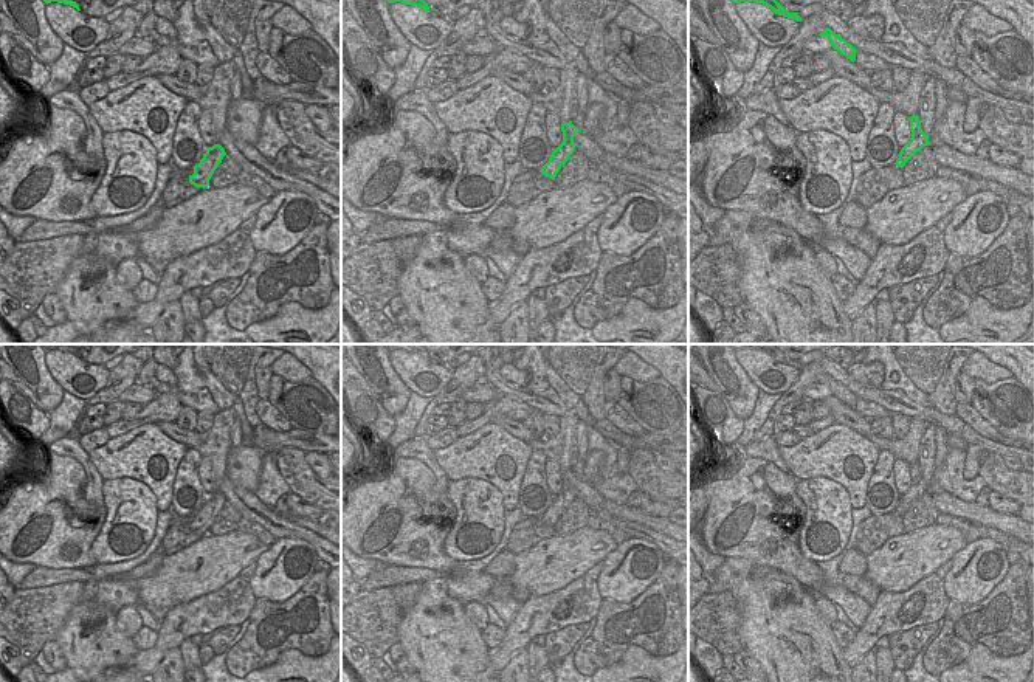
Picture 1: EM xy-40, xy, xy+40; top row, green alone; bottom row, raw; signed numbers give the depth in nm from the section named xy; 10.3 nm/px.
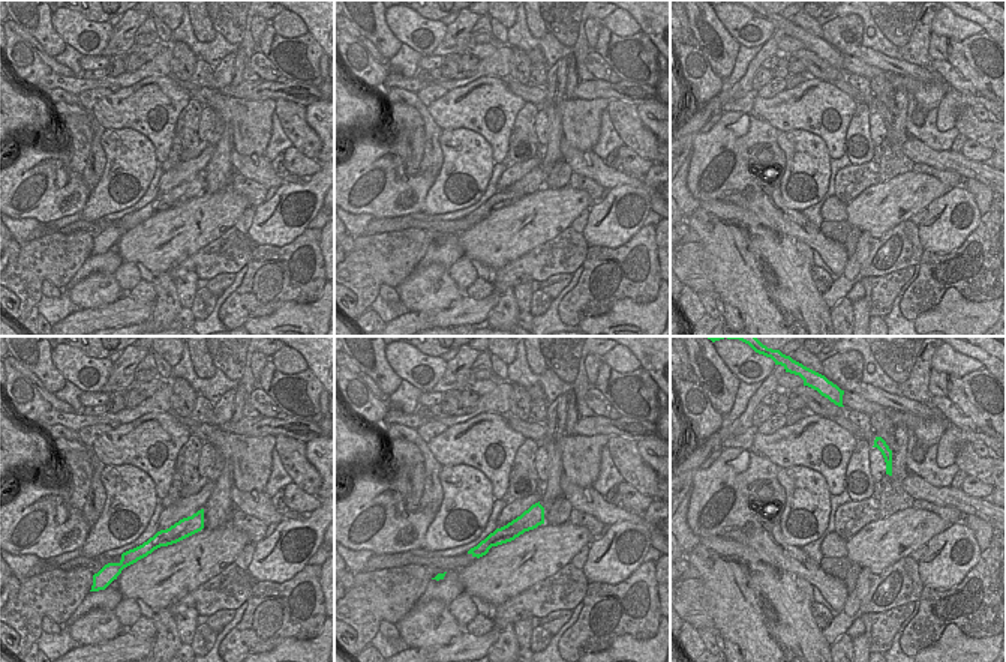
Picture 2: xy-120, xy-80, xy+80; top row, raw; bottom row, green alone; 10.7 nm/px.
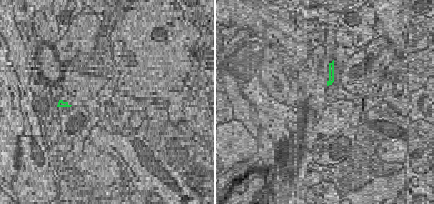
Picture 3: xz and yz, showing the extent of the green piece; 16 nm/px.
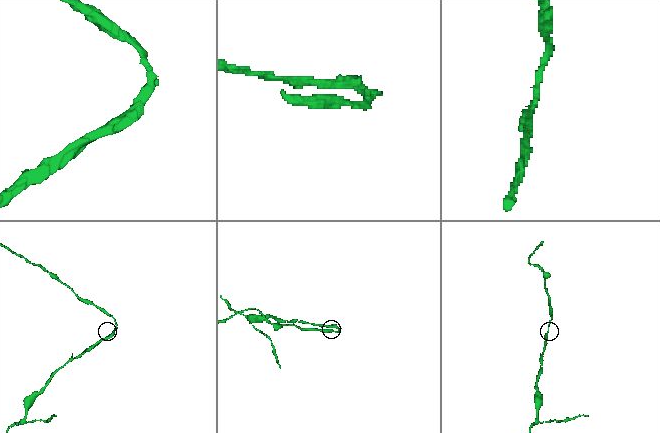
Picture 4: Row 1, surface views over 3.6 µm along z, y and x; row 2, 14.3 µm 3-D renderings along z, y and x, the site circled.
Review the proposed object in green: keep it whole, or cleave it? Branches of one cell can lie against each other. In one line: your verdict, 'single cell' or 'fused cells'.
fused cells

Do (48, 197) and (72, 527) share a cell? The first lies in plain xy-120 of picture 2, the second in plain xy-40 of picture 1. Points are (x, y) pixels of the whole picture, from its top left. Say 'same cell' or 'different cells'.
same cell

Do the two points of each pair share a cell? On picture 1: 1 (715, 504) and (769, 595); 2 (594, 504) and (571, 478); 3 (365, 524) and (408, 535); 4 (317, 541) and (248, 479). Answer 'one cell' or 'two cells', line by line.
1: two cells
2: one cell
3: one cell
4: two cells

